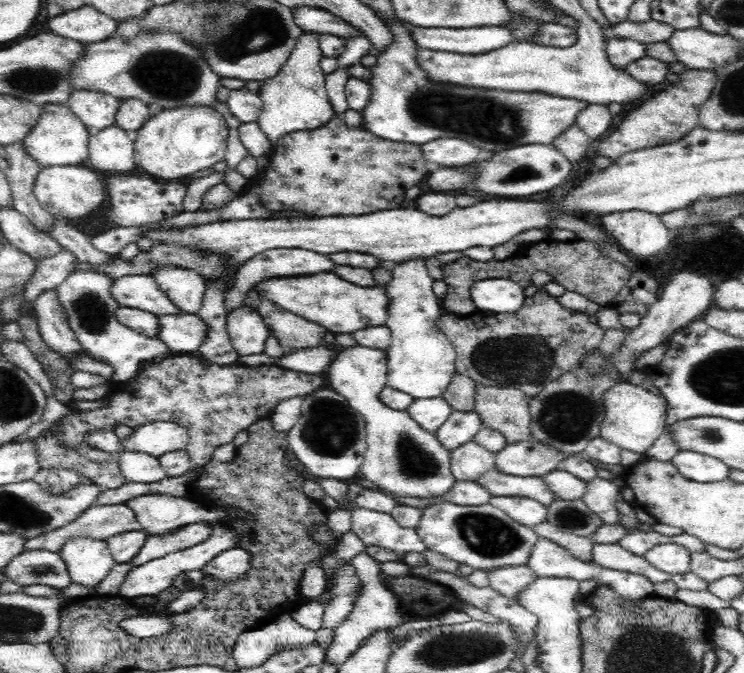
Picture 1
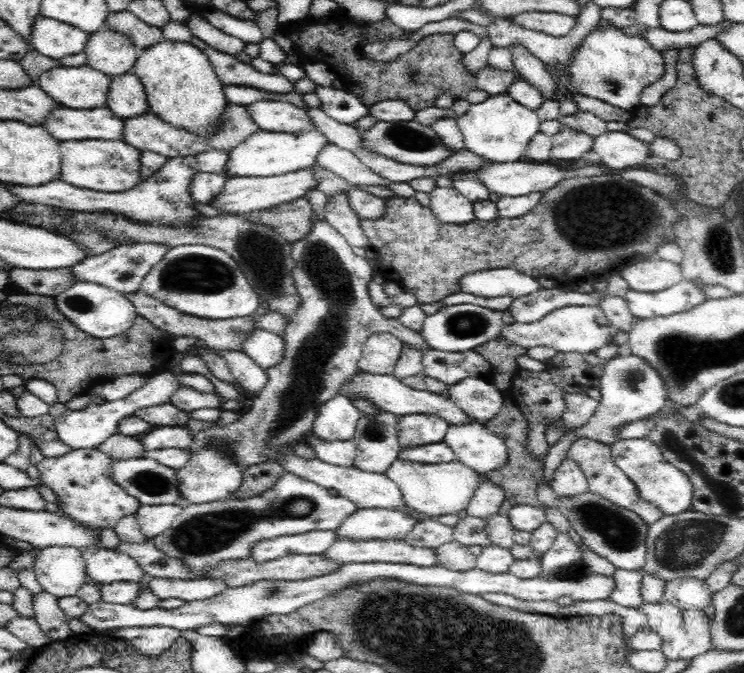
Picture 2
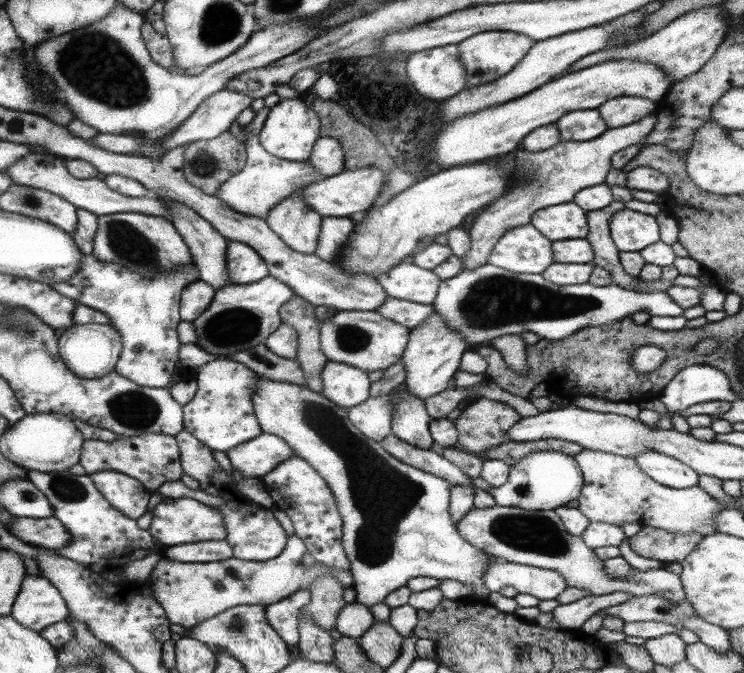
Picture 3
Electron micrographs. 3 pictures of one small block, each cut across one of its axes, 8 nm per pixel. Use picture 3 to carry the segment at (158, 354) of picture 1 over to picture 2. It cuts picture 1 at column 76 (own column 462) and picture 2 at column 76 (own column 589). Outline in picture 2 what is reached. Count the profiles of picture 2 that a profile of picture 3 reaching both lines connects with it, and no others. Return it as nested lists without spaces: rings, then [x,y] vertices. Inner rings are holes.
[[[80,281],[55,297],[59,311],[80,331],[94,338],[112,338],[133,327],[138,316],[126,295],[93,282]]]

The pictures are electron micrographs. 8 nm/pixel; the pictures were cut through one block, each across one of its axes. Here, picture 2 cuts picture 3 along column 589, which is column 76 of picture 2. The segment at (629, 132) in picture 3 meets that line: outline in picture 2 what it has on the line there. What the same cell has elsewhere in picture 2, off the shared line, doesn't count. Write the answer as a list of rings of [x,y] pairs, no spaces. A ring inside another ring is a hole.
[[[67,140],[59,141],[62,180],[76,188],[96,192],[124,192],[139,183],[139,152],[134,145],[120,140]]]

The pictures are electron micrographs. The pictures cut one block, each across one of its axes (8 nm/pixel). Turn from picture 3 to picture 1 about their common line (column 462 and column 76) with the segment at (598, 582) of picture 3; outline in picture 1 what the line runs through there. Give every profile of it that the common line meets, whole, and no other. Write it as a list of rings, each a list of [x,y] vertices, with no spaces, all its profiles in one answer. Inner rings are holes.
[[[104,504],[98,506],[90,506],[80,512],[74,520],[70,520],[68,524],[62,524],[60,528],[52,528],[44,532],[44,534],[38,534],[32,538],[28,538],[25,542],[25,550],[49,550],[50,552],[61,551],[62,546],[67,540],[75,539],[76,537],[88,537],[92,540],[108,540],[111,536],[122,534],[122,532],[130,531],[142,531],[142,525],[138,522],[136,515],[124,504]]]

